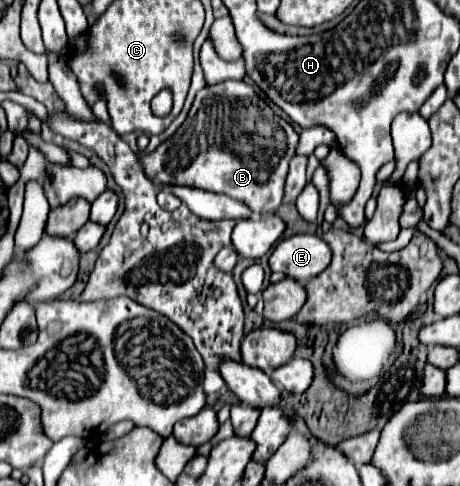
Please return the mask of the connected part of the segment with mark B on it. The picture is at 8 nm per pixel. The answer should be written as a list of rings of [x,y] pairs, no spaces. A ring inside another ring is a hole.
[[[227,81],[215,87],[205,87],[197,93],[193,107],[185,119],[185,123],[163,141],[155,151],[139,155],[139,163],[147,175],[147,179],[165,183],[167,187],[185,185],[199,187],[211,193],[223,193],[231,199],[245,203],[253,213],[275,213],[283,201],[283,183],[287,175],[287,167],[291,157],[295,155],[299,135],[277,111],[265,103],[253,87],[243,81]]]

